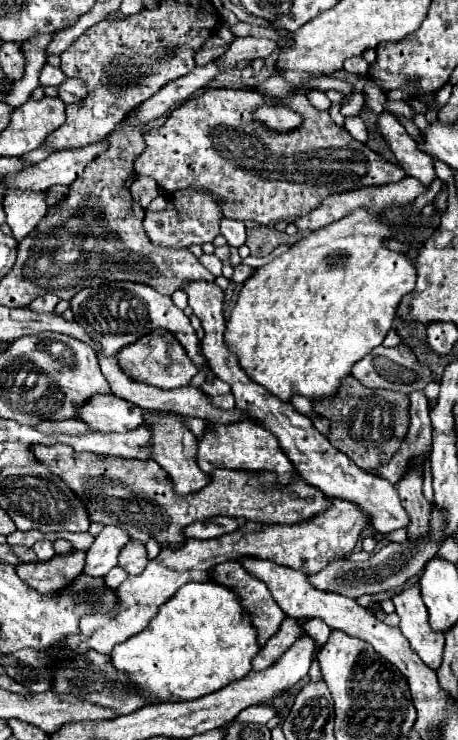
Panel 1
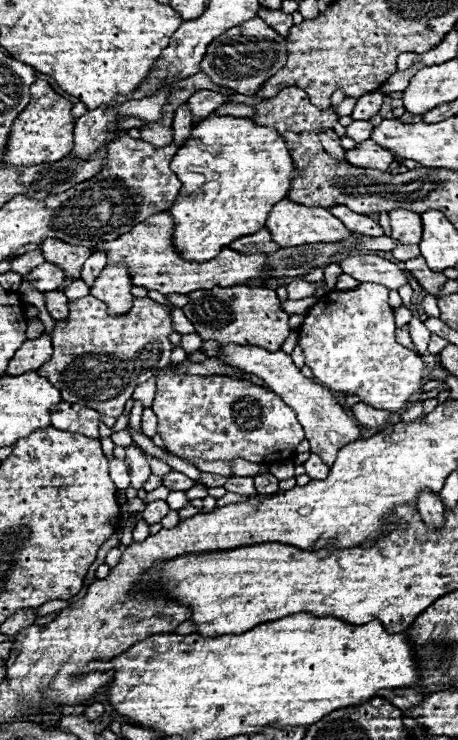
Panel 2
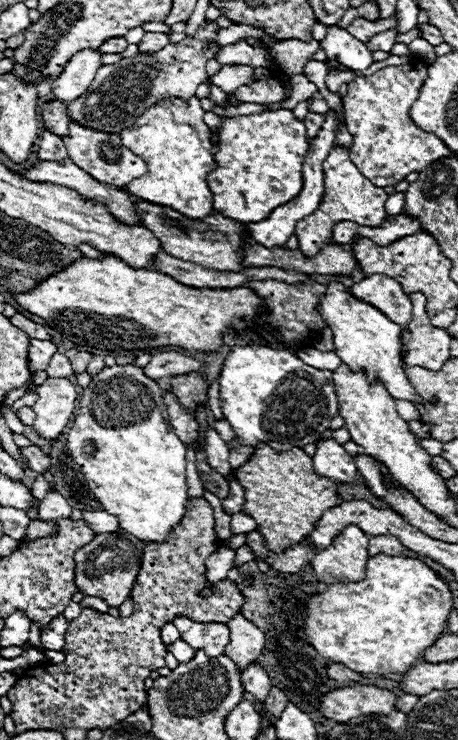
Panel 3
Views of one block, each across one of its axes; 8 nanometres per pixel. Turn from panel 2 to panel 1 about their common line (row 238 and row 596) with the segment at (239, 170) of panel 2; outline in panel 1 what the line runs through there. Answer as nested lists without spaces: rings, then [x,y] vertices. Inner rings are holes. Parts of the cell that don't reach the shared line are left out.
[[[190,582],[158,610],[146,630],[116,644],[110,652],[110,662],[128,676],[144,700],[166,704],[196,700],[240,680],[252,670],[252,658],[258,650],[256,628],[236,594],[216,582]]]

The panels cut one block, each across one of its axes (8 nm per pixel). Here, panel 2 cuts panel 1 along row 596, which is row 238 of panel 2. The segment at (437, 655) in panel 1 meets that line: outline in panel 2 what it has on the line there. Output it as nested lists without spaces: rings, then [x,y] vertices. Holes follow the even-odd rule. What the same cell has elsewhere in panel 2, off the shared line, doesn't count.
[[[394,210],[390,212],[392,238],[400,244],[420,244],[422,240],[422,218],[410,210]]]

